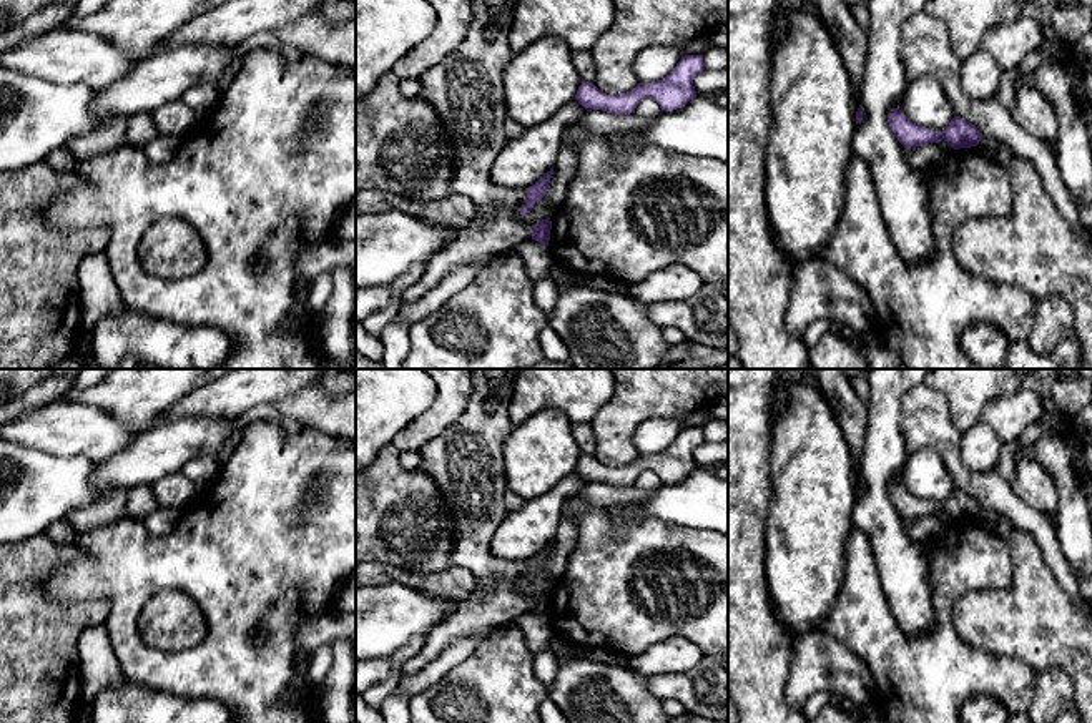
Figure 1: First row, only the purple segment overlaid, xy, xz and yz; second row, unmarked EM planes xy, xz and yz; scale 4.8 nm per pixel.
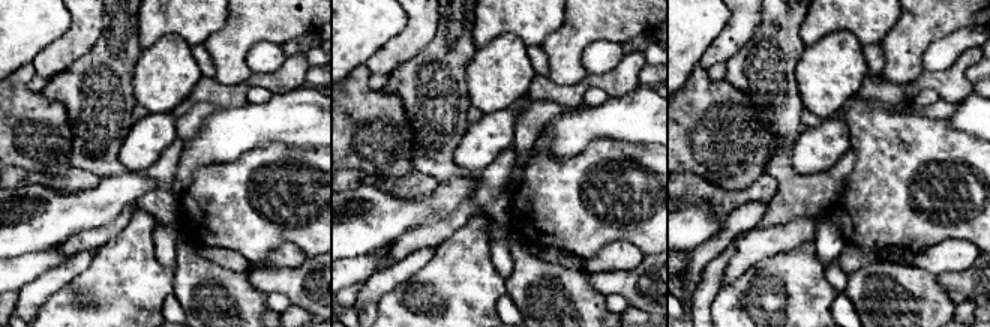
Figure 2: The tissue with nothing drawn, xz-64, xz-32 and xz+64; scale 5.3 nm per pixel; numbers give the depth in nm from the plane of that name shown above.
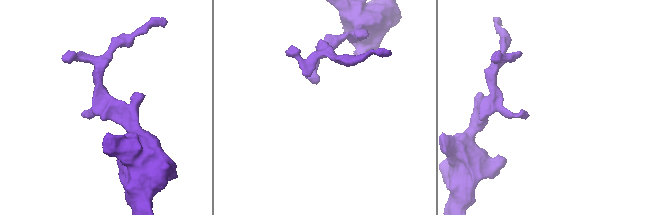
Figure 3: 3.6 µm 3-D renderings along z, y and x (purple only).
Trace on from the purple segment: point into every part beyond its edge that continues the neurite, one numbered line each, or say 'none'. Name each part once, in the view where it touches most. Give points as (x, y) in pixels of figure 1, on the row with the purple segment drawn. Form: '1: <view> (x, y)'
none

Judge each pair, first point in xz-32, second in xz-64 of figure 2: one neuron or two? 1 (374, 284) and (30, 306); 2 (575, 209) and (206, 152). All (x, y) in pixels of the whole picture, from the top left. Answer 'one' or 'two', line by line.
1: one
2: two

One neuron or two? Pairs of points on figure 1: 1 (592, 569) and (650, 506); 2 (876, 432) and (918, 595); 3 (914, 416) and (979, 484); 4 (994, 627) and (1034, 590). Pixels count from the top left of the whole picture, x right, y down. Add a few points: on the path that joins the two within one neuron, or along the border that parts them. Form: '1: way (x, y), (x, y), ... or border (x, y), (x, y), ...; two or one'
1: border (609, 507), (615, 519), (640, 514), (678, 524); two
2: way (876, 472), (876, 517), (886, 529), (898, 555); one
3: way (933, 434), (949, 451), (953, 462), (961, 471); one
4: way (1004, 620), (1024, 600); one

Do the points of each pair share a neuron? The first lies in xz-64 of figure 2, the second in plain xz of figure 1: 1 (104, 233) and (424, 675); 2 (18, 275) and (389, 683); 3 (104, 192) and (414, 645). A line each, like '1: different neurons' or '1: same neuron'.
1: different neurons
2: different neurons
3: different neurons

